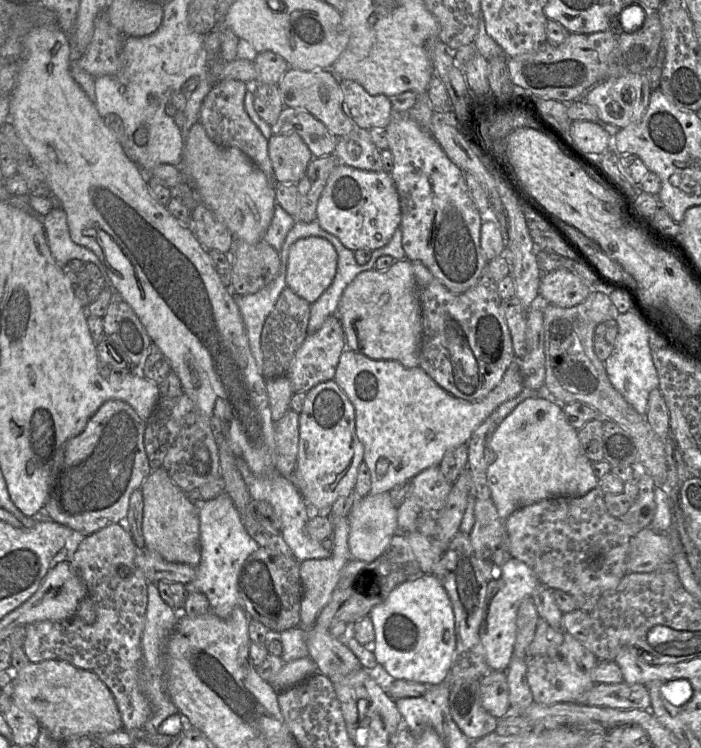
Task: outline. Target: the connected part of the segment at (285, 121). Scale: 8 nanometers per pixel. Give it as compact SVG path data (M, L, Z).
M284 107L277 122L271 127L274 135L298 134L314 158L334 154L339 138L311 113L301 108Z

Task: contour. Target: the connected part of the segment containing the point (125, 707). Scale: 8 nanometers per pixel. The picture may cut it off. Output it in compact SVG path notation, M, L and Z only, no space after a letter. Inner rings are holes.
M126 521L72 540L69 561L83 580L95 605L96 620L86 624L80 617L43 620L26 625L23 649L30 662L58 659L93 671L112 692L123 729L141 729L152 715L152 705L141 689L142 633L148 604L148 580L135 563L136 545Z

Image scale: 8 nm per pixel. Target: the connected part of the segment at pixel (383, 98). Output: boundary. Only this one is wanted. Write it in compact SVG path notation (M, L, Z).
M340 80L344 105L357 128L386 128L393 117L392 103L386 95L370 95L353 80Z

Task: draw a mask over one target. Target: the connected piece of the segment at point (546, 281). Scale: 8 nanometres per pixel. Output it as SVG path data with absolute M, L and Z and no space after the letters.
M566 269L542 273L539 297L544 303L569 308L582 303L590 293L590 287Z

